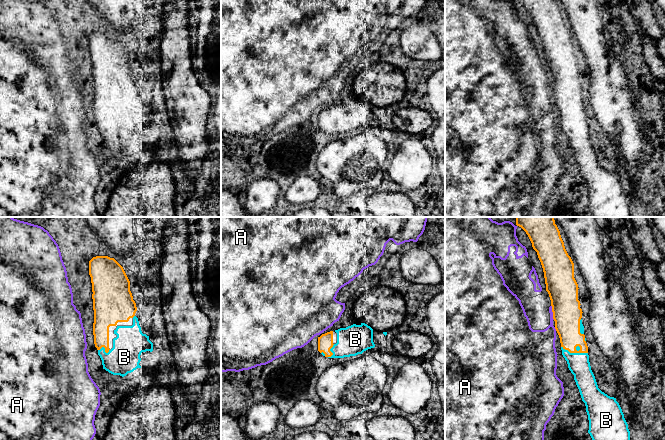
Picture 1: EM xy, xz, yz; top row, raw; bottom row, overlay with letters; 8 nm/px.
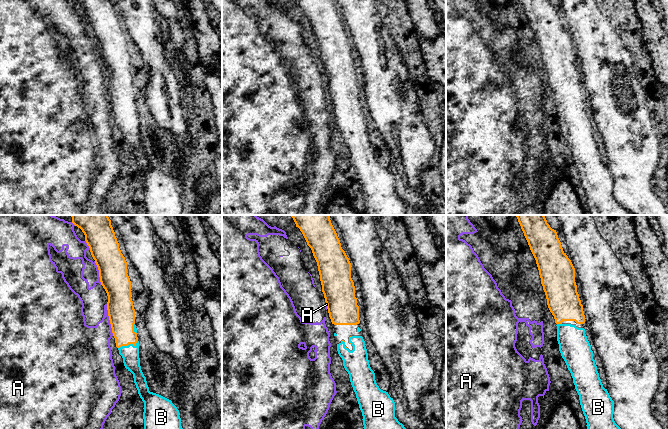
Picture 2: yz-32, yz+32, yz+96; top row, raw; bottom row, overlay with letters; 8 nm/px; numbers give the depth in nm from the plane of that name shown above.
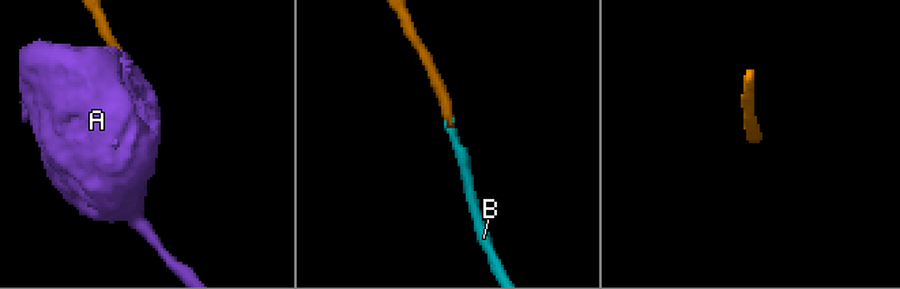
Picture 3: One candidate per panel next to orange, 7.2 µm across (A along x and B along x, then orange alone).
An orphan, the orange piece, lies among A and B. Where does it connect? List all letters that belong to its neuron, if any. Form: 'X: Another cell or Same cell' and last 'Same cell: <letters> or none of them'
A: Another cell
B: Same cell
Same cell: B

